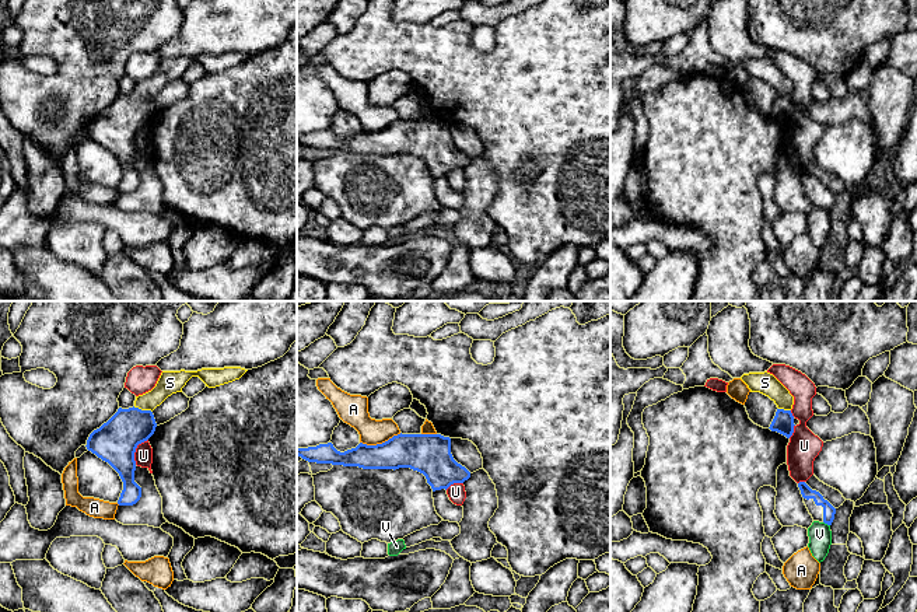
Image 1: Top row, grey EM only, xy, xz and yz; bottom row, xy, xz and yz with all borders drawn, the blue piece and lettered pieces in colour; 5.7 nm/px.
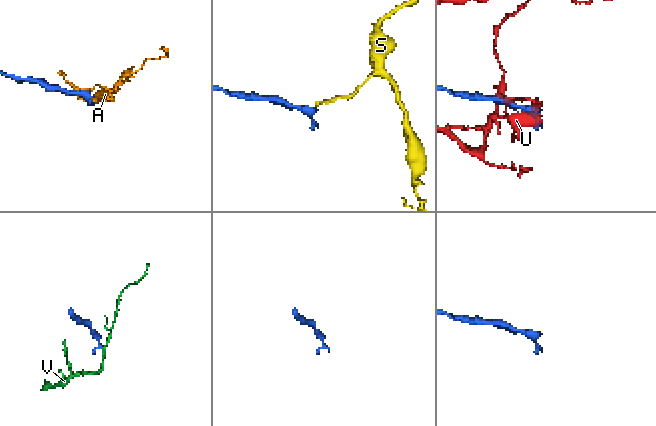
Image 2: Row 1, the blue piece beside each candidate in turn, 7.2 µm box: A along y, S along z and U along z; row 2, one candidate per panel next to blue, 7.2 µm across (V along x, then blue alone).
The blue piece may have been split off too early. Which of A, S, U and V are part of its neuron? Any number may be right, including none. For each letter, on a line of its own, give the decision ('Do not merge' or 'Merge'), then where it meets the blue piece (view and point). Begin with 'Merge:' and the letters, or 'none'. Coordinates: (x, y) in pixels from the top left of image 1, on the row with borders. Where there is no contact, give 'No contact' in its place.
Merge: S
A: Do not merge. Touches blue at xz (380, 444)
S: Merge. Touches blue at xy (143, 411)
U: Do not merge. Touches blue at xy (135, 450)
V: Do not merge. Touches blue at yz (826, 523)

